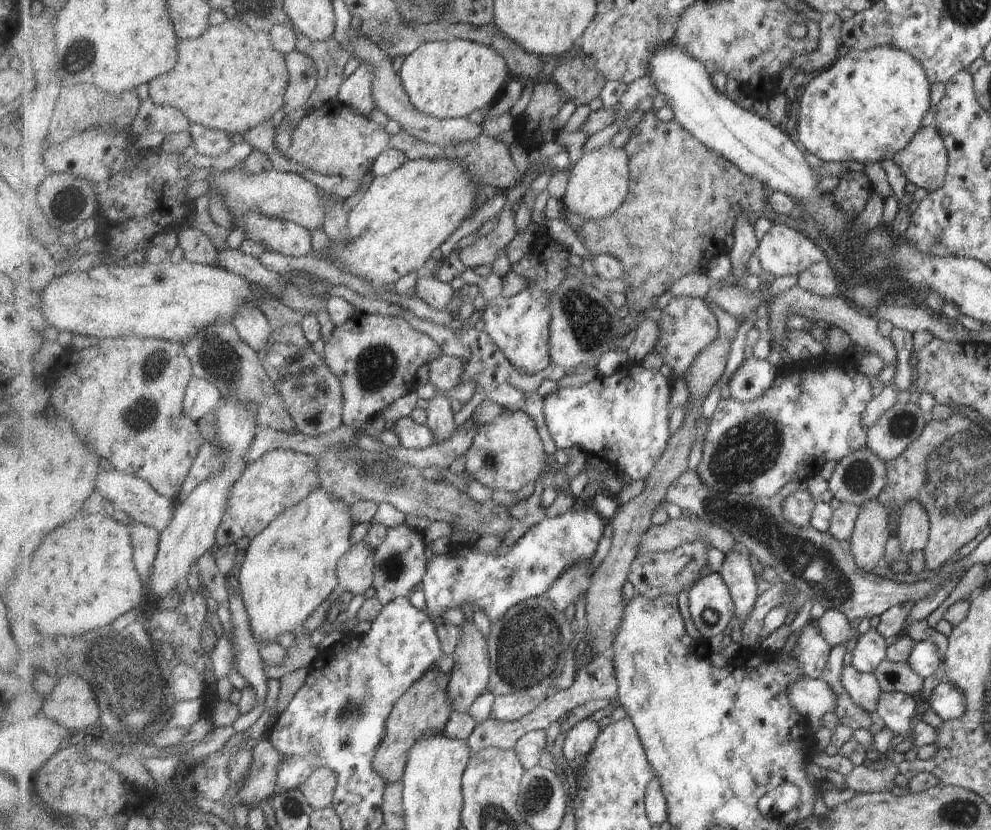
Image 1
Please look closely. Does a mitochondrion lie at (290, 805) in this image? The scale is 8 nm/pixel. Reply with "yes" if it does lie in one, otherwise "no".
yes

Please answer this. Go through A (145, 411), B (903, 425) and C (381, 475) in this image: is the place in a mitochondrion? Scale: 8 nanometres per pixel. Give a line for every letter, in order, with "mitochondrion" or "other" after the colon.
A: mitochondrion
B: mitochondrion
C: mitochondrion

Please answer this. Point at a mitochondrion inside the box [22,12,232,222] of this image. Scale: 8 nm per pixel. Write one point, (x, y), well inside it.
(83, 49)

